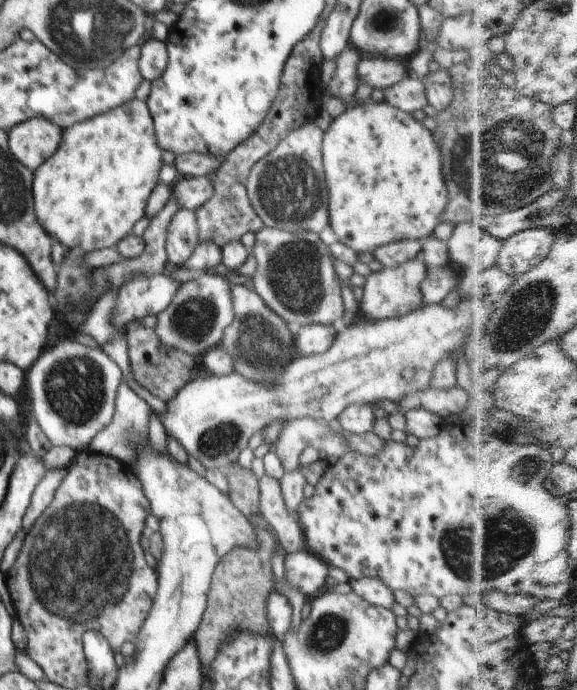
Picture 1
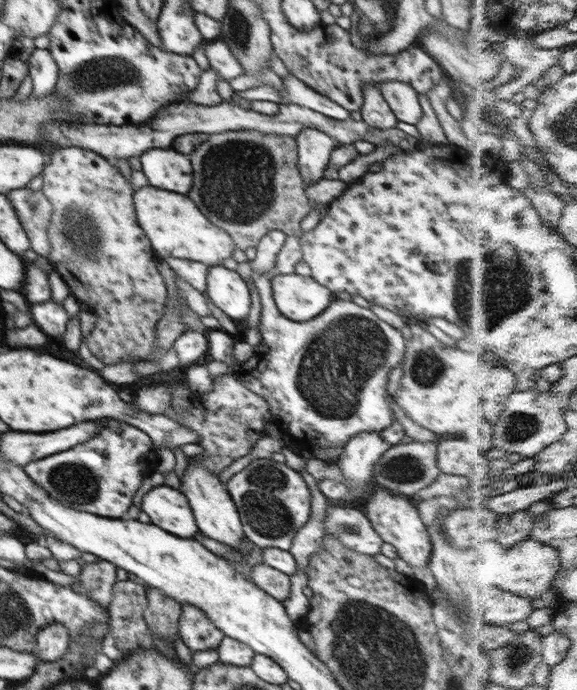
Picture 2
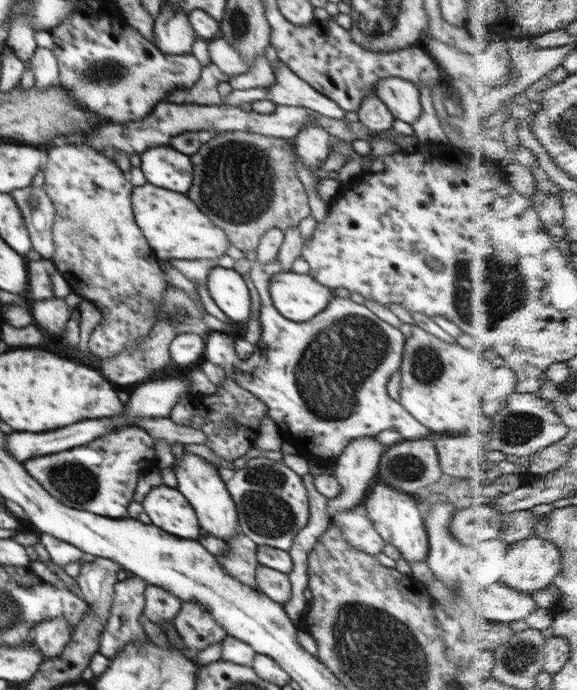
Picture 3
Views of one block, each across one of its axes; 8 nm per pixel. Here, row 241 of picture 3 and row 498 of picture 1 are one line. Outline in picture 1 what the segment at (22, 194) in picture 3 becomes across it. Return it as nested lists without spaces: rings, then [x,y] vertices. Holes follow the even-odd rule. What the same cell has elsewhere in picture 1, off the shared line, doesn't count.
[[[62,468],[50,469],[46,472],[44,478],[40,480],[32,493],[30,506],[28,506],[24,513],[22,526],[26,531],[32,528],[38,517],[50,506],[50,502],[54,500],[54,493],[58,490],[58,486],[64,480],[66,473],[66,470]]]

